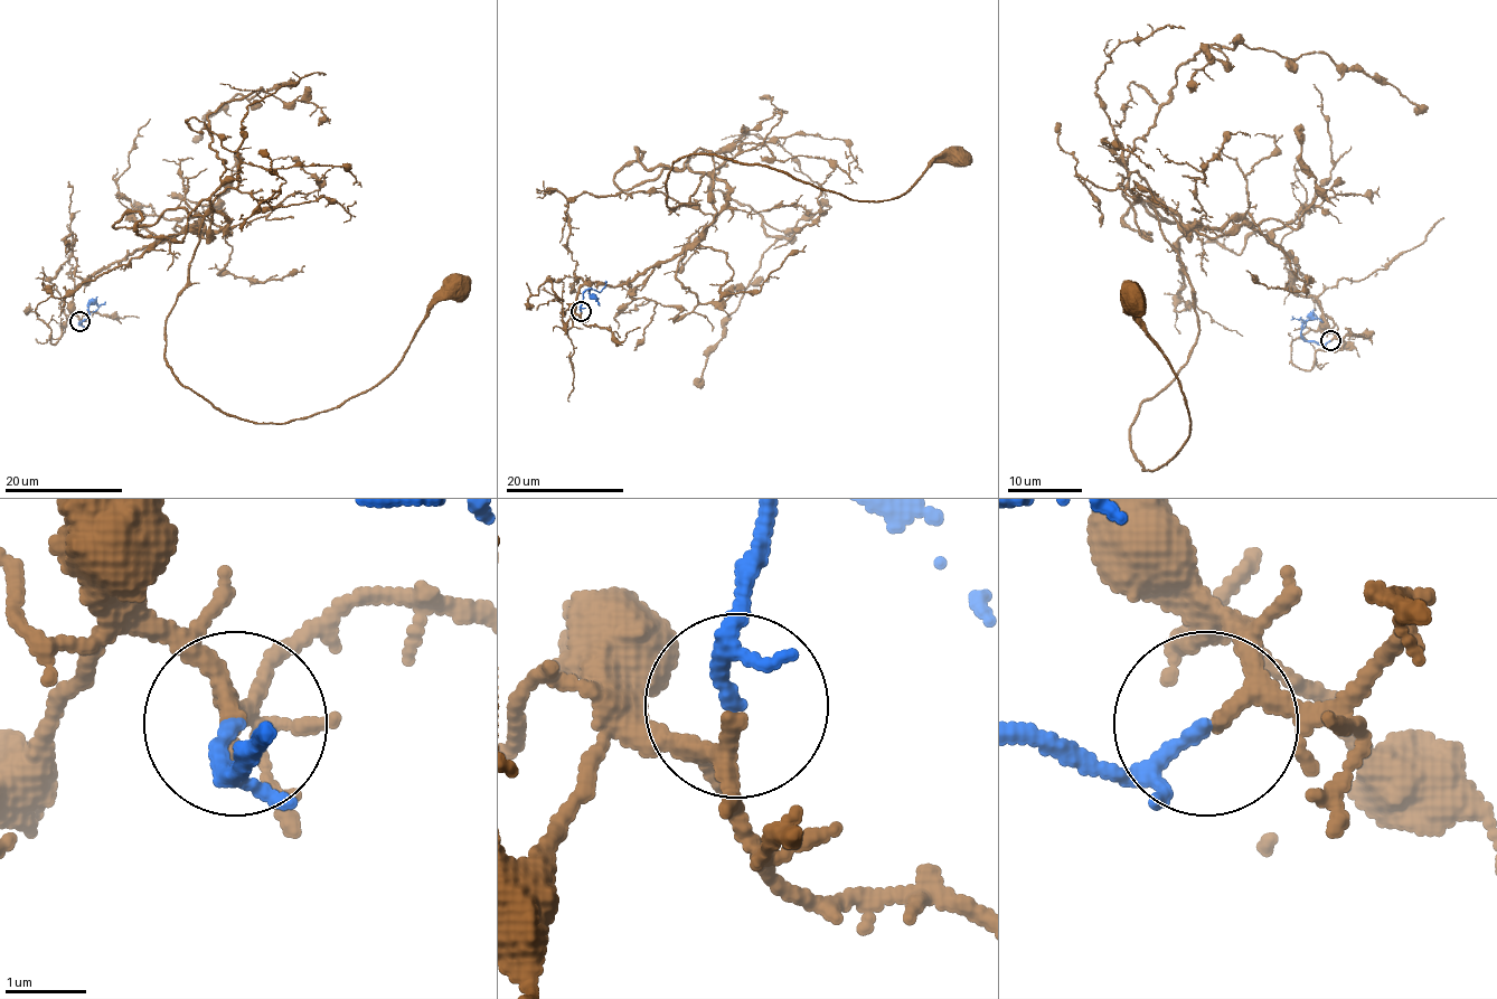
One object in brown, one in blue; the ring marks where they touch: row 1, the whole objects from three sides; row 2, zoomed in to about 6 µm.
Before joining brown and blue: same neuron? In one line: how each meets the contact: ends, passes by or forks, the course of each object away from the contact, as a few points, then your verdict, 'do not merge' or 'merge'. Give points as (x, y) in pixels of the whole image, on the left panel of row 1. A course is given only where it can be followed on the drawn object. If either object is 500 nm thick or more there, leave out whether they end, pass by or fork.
brown passes by; blue passes by; course brown (79, 320), (76, 286), (212, 239), (208, 215), (165, 360), (283, 423), (376, 386), (454, 290); course blue (79, 320), (79, 323), (88, 316), (90, 304), (99, 305); merge

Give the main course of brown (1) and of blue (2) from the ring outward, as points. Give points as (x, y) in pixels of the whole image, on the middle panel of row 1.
1: (581, 312), (583, 285), (628, 284), (713, 220), (705, 173), (669, 207), (685, 156), (877, 201), (956, 153)
2: (581, 312), (583, 293), (590, 289), (600, 305)

